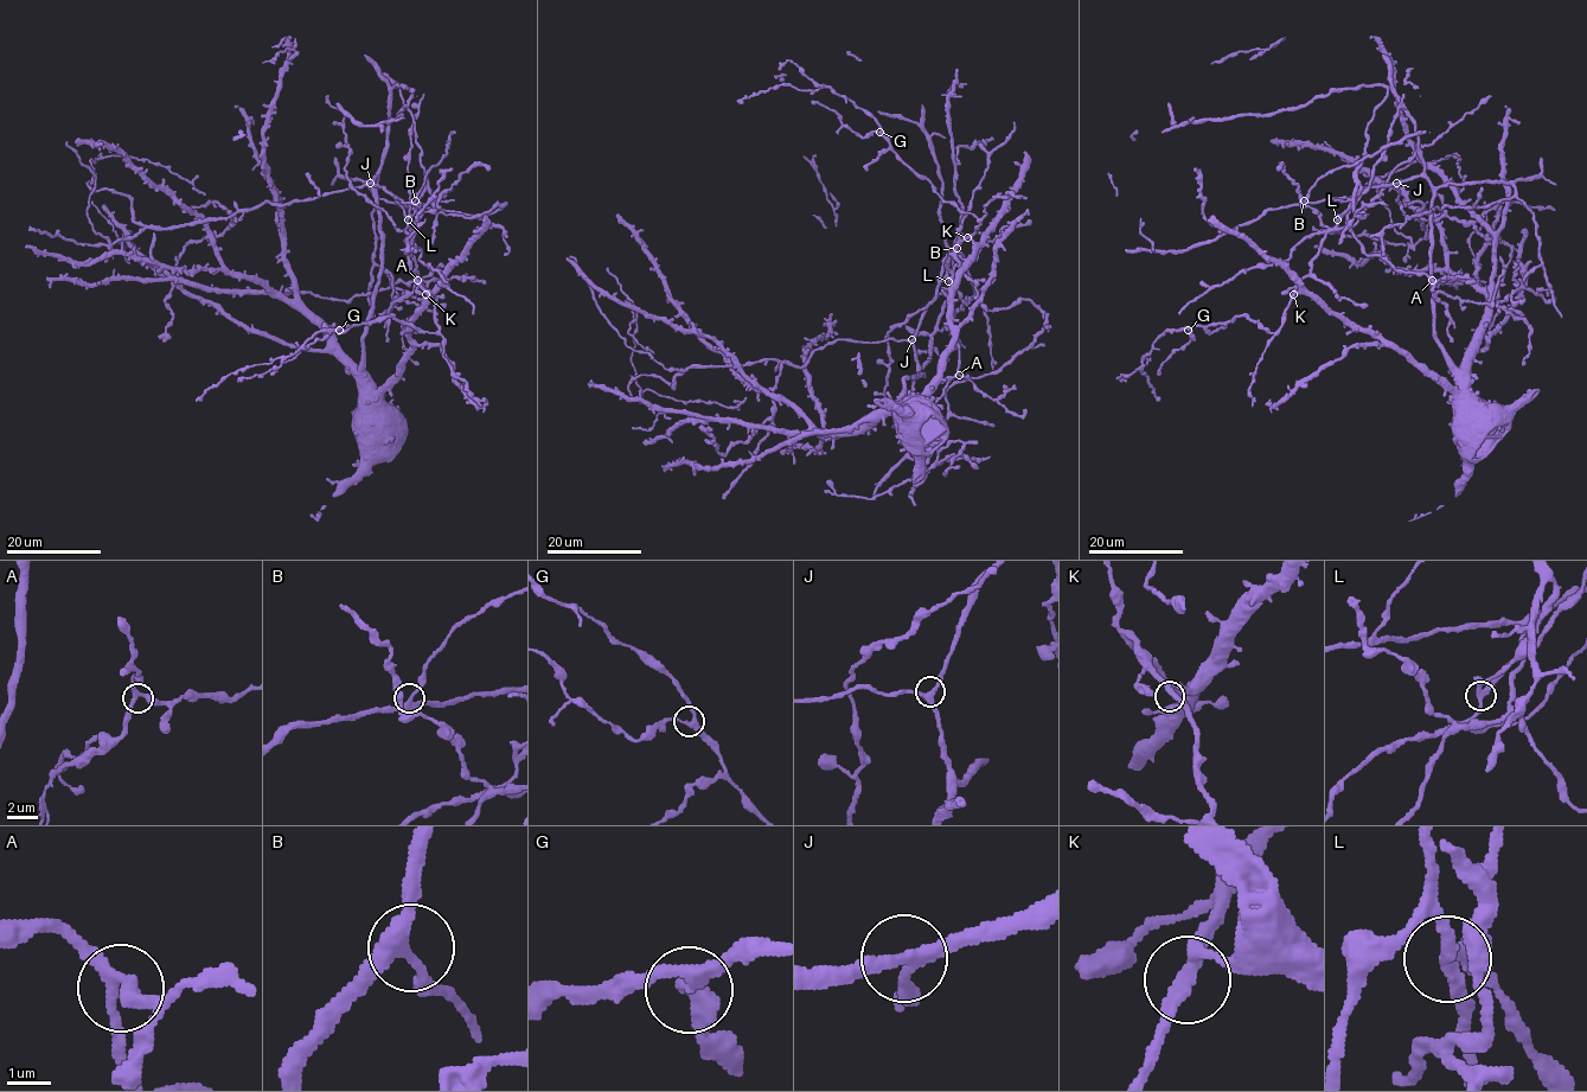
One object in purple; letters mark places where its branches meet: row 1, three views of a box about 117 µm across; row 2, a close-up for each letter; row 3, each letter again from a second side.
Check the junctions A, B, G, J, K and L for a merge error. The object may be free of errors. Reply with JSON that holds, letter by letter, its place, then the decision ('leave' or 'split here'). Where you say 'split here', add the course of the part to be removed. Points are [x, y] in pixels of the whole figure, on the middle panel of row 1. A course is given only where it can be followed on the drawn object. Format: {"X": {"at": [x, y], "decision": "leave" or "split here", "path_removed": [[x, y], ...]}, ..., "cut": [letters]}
{"A": {"at": [959, 375], "decision": "leave"}, "B": {"at": [957, 248], "decision": "leave"}, "G": {"at": [880, 132], "decision": "leave"}, "J": {"at": [912, 339], "decision": "leave"}, "K": {"at": [967, 237], "decision": "leave"}, "L": {"at": [948, 281], "decision": "split here", "path_removed": [[948, 280], [938, 286], [936, 297], [926, 307], [888, 332], [885, 408], [870, 423], [868, 434]]}, "cut": ["L"]}

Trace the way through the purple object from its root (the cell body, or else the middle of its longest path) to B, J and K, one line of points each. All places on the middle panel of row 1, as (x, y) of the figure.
B: (912, 400), (904, 397), (904, 380), (922, 374), (917, 376), (914, 334), (942, 263), (957, 248)
J: (912, 400), (904, 397), (904, 380), (922, 374), (917, 376), (912, 339)
K: (912, 400), (938, 374), (939, 358), (949, 345), (952, 287), (973, 255), (973, 242), (967, 237)

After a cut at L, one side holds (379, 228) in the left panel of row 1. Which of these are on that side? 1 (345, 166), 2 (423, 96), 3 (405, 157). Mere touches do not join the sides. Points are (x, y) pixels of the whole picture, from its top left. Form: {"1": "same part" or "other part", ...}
{"1": "other part", "2": "other part", "3": "other part"}

